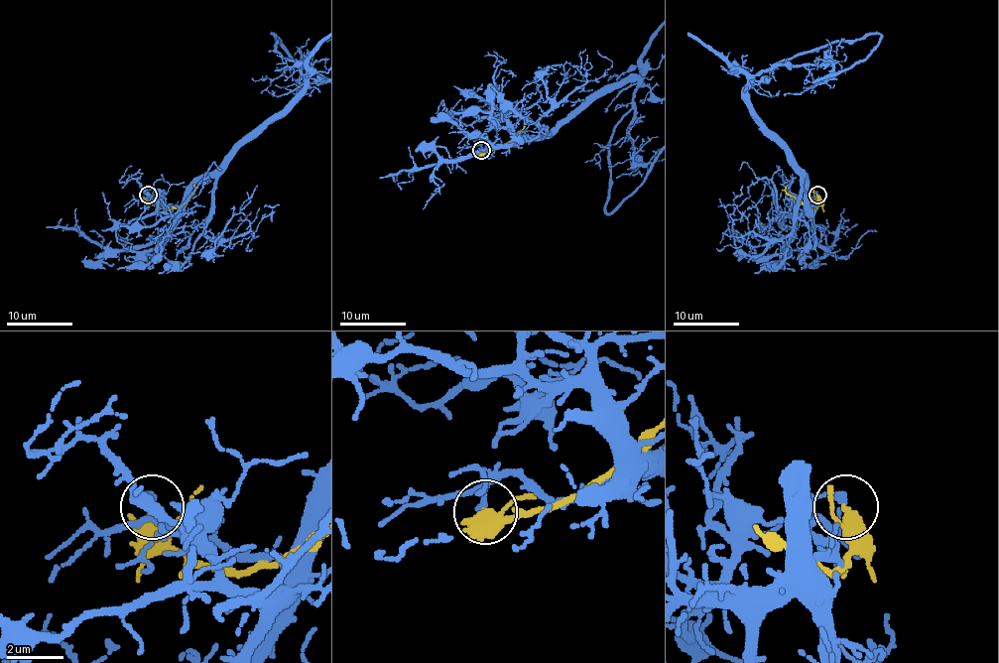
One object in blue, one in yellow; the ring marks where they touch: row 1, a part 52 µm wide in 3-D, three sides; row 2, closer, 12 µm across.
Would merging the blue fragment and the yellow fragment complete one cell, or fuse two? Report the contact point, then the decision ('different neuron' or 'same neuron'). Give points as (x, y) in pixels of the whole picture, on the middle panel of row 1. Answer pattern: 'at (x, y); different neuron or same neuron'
at (481, 150); different neuron

